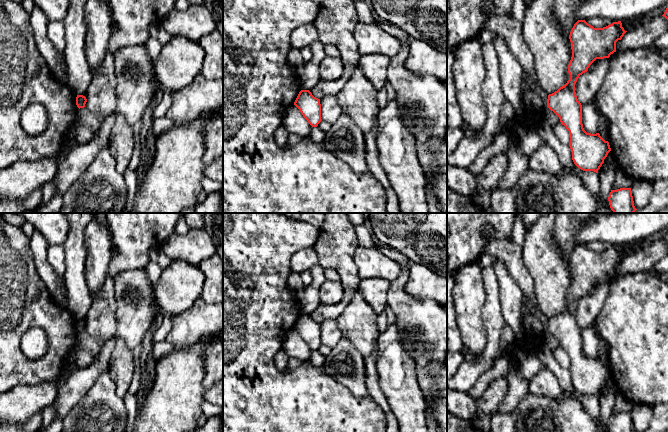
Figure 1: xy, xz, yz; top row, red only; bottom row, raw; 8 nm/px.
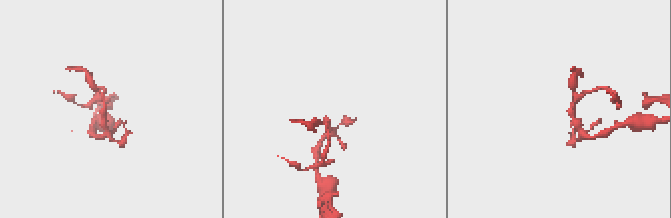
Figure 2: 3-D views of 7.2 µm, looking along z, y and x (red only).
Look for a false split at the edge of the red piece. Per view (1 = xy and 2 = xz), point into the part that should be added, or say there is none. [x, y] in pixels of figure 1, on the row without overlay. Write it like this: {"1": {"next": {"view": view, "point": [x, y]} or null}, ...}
{"1": {"next": null}, "2": {"next": null}}

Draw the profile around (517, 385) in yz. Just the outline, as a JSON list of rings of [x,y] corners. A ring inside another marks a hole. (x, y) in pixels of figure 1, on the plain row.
[[[512,369],[507,377],[507,392],[495,413],[510,414],[519,403],[530,393],[528,380],[518,369]]]

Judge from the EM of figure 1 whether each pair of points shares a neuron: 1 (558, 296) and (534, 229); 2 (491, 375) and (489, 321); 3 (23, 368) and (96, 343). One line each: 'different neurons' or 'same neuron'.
1: same neuron
2: different neurons
3: different neurons

